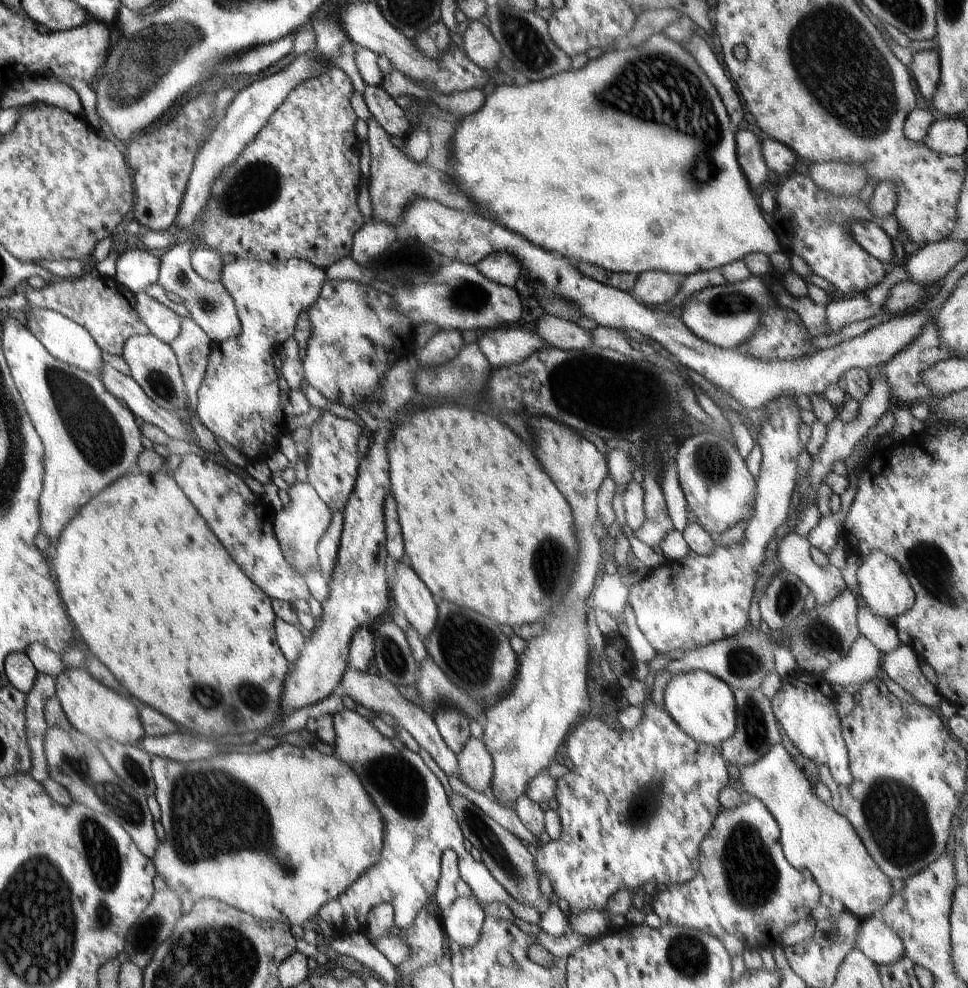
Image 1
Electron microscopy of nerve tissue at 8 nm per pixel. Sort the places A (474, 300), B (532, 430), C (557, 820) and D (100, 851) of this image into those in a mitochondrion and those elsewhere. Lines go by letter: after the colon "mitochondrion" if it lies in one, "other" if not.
A: mitochondrion
B: other
C: other
D: mitochondrion

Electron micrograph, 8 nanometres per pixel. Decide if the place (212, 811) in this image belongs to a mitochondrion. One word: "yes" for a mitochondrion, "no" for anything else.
yes

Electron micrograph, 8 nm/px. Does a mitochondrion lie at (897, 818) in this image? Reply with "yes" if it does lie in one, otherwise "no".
yes

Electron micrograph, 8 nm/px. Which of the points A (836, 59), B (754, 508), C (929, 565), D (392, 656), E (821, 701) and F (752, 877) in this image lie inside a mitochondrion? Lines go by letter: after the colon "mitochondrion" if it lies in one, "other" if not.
A: mitochondrion
B: other
C: mitochondrion
D: mitochondrion
E: other
F: mitochondrion

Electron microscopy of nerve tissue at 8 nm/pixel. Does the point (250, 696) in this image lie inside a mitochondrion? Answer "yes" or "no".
yes

